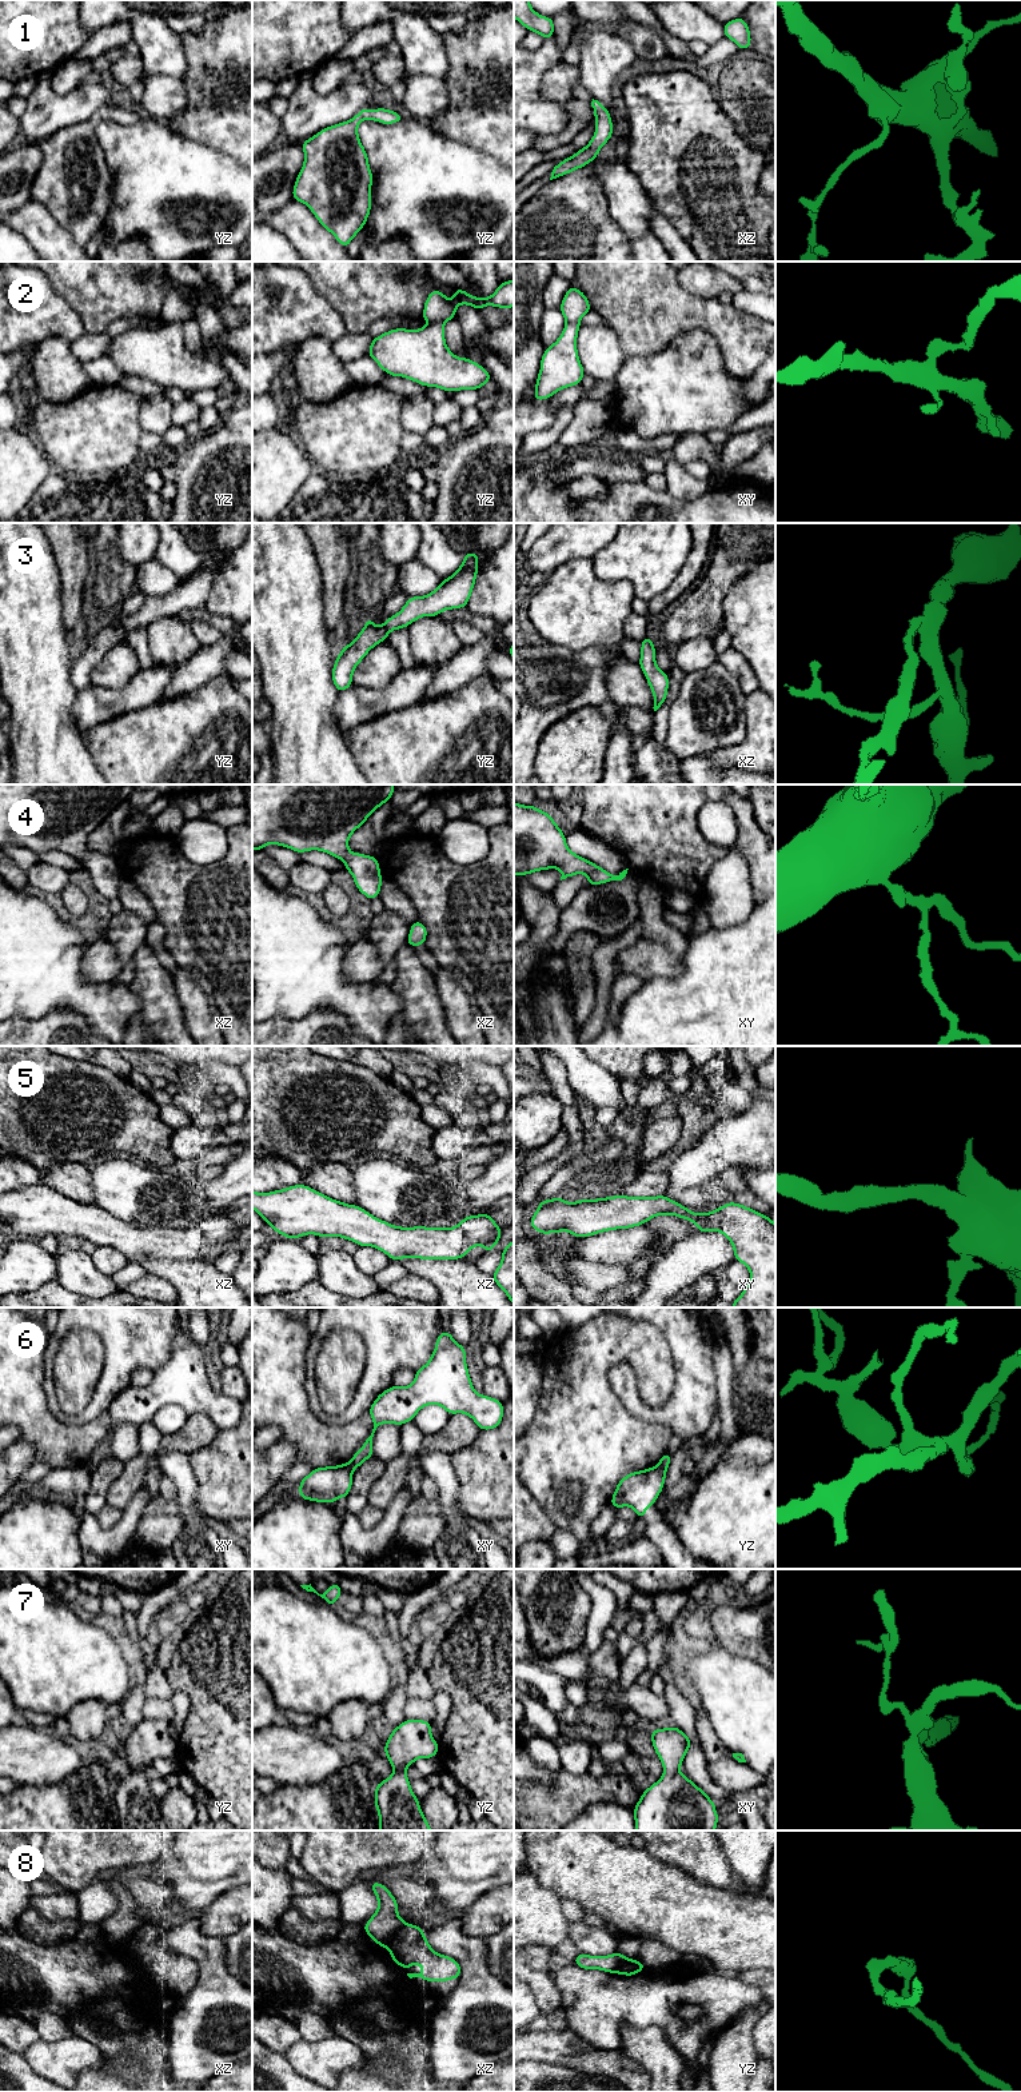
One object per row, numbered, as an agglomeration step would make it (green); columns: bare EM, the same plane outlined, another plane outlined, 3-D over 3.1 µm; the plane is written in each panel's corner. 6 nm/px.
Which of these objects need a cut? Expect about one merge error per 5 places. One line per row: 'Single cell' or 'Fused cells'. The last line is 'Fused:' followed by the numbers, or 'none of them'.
1: Single cell
2: Fused cells
3: Single cell
4: Single cell
5: Single cell
6: Fused cells
7: Single cell
8: Fused cells
Fused: 2, 6, 8

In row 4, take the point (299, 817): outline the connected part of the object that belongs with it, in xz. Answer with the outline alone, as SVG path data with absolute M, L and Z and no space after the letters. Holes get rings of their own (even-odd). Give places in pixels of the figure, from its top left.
M252 784L252 850L278 845L296 853L319 850L344 862L358 890L370 901L379 897L382 875L372 855L351 853L348 839L383 803L394 784Z

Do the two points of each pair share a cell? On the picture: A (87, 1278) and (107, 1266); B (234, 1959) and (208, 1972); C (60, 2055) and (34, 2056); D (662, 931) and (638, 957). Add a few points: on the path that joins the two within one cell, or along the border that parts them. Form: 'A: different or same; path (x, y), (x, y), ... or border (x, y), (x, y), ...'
A: different; border (91, 1254), (94, 1265), (102, 1273), (110, 1276)
B: different; border (222, 1939), (226, 1968), (238, 1980)
C: same; path (54, 2056), (40, 2056)
D: same; path (657, 938), (645, 950)

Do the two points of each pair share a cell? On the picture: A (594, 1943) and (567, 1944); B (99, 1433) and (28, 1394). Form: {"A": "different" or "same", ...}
{"A": "different", "B": "same"}

